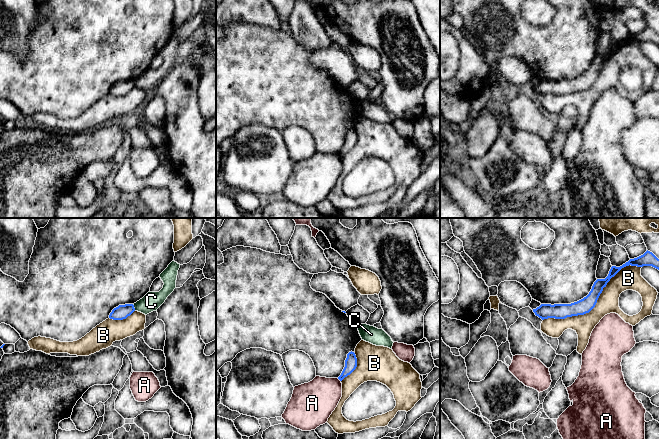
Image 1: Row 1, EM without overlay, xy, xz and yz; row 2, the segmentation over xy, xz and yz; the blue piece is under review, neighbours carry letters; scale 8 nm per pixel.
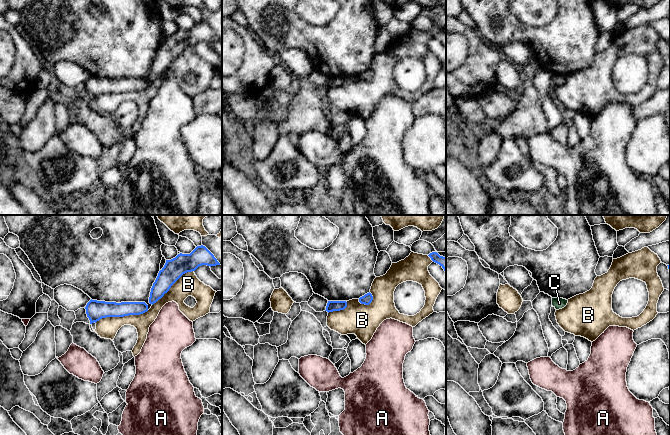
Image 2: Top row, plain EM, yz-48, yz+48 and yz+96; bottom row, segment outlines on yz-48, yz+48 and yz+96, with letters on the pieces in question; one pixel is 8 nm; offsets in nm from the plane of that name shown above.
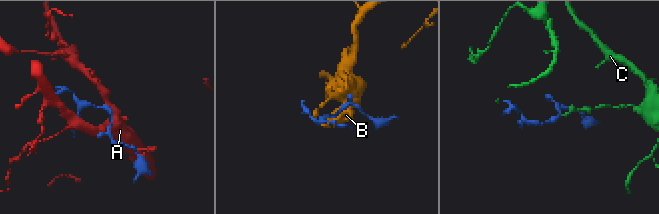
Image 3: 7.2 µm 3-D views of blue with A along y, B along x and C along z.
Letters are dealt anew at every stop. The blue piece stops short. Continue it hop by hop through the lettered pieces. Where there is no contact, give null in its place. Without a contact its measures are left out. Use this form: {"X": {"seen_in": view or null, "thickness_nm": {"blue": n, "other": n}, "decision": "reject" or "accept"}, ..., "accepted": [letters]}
{"A": {"seen_in": "xz", "thickness_nm": {"blue": 100, "other": 320}, "decision": "reject"}, "B": {"seen_in": "yz", "thickness_nm": {"blue": 120, "other": 180}, "decision": "reject"}, "C": {"seen_in": "xy", "thickness_nm": {"blue": 120, "other": 150}, "decision": "reject"}, "accepted": []}

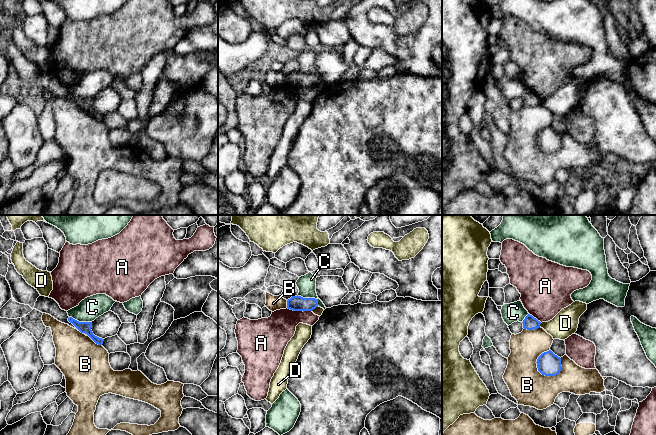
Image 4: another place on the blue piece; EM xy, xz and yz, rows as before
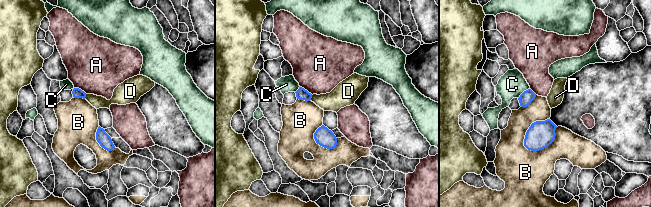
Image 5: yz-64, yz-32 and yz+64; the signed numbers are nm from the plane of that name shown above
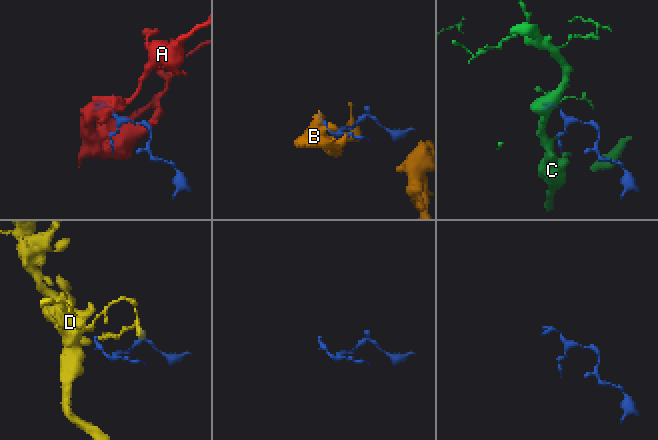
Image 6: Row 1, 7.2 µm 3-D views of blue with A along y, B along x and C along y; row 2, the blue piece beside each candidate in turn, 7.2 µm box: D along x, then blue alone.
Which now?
{"A": {"seen_in": "xz", "thickness_nm": {"blue": 130, "other": 260}, "decision": "reject"}, "B": {"seen_in": "yz", "thickness_nm": {"blue": 190, "other": 300}, "decision": "reject"}, "C": {"seen_in": "xz", "thickness_nm": {"blue": 130, "other": 150}, "decision": "reject"}, "D": {"seen_in": "yz", "thickness_nm": {"blue": 110, "other": 200}, "decision": "reject"}, "accepted": []}

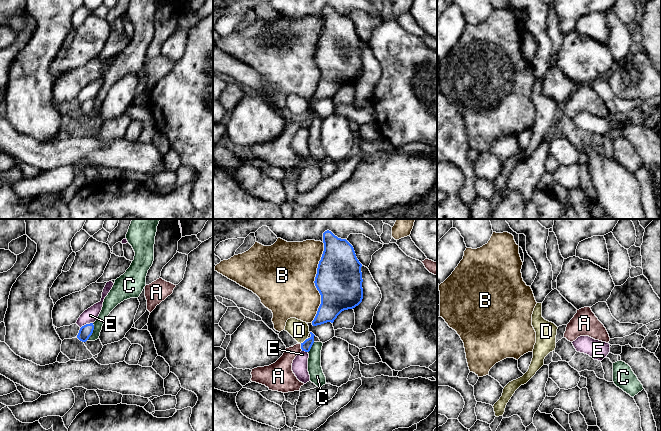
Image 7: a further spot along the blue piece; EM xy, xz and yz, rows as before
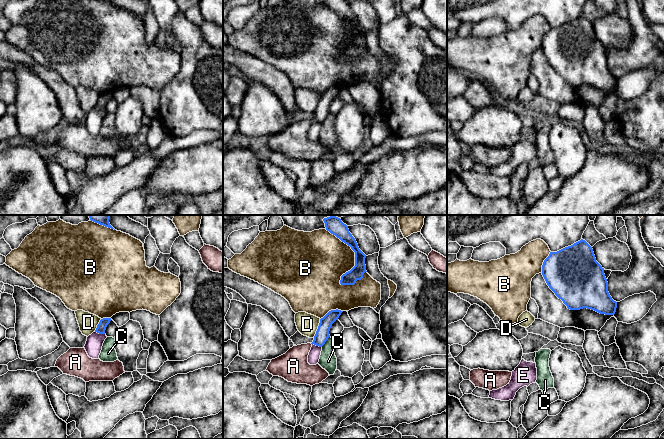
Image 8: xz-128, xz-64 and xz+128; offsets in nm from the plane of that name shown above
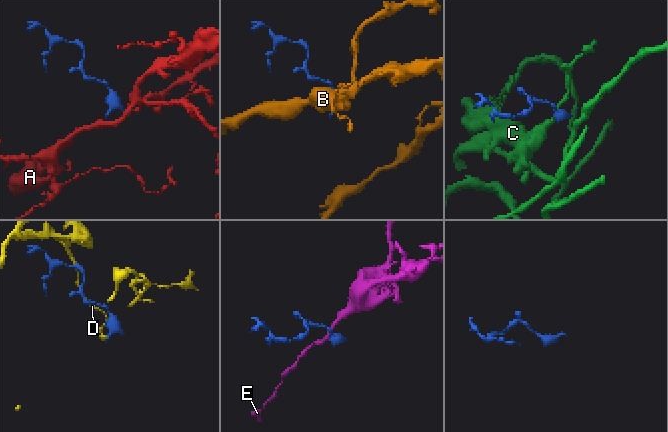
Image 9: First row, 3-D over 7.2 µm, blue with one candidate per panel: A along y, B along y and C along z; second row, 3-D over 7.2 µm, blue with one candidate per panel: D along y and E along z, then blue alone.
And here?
{"A": {"seen_in": "xz", "thickness_nm": {"blue": 80, "other": 180}, "decision": "accept"}, "B": {"seen_in": "xz", "thickness_nm": {"blue": 360, "other": 500}, "decision": "reject"}, "C": {"seen_in": "xy", "thickness_nm": {"blue": 100, "other": 90}, "decision": "reject"}, "D": {"seen_in": "xz", "thickness_nm": {"blue": 80, "other": 160}, "decision": "reject"}, "E": {"seen_in": "xy", "thickness_nm": {"blue": 100, "other": 120}, "decision": "reject"}, "accepted": ["A"]}

